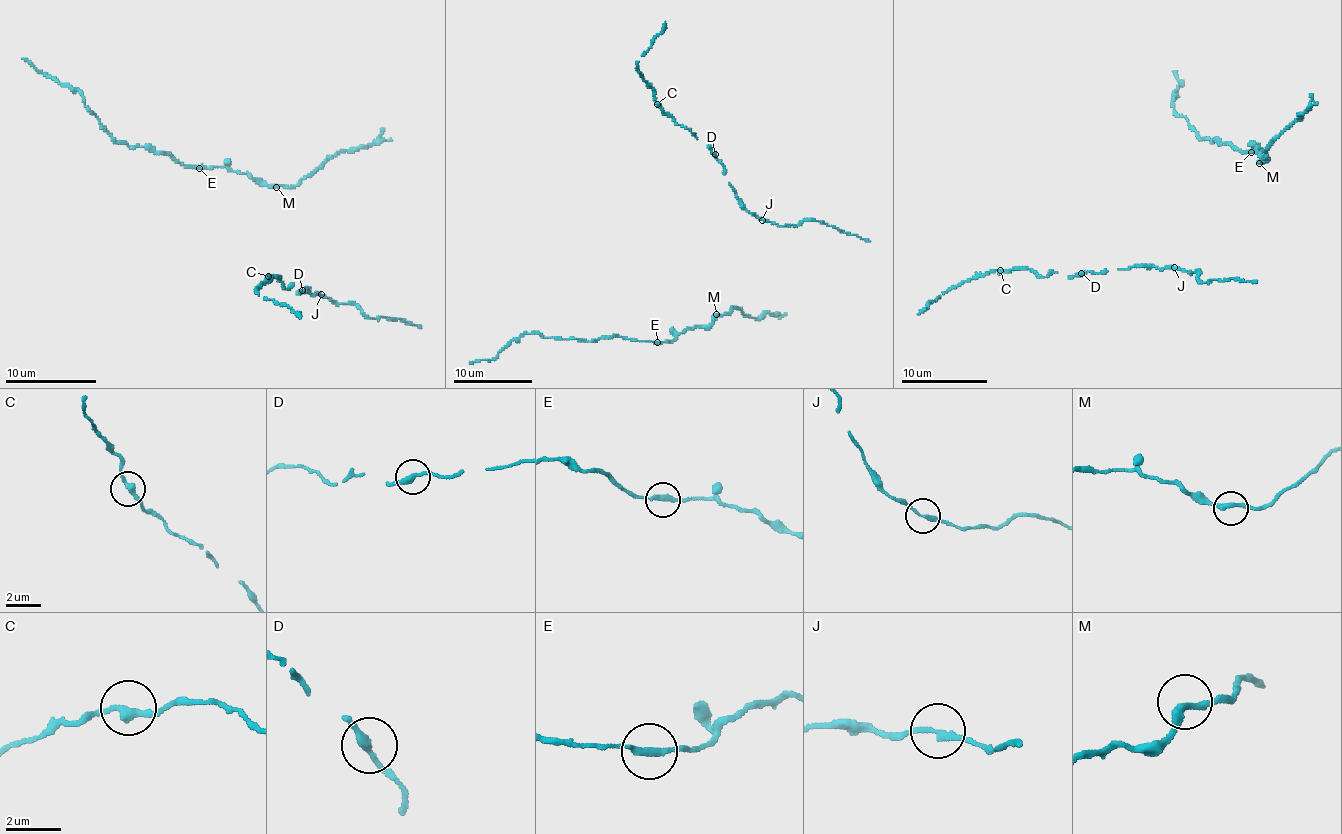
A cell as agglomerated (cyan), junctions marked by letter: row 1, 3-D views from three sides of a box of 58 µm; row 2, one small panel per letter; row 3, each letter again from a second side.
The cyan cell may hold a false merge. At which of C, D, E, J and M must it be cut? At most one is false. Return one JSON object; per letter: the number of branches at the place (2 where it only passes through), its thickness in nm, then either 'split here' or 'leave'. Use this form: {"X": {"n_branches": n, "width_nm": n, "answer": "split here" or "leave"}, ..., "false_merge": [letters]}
{"C": {"n_branches": 2, "width_nm": 260, "answer": "leave"}, "D": {"n_branches": 2, "width_nm": 280, "answer": "leave"}, "E": {"n_branches": 2, "width_nm": 260, "answer": "leave"}, "J": {"n_branches": 2, "width_nm": 170, "answer": "leave"}, "M": {"n_branches": 2, "width_nm": 280, "answer": "leave"}, "false_merge": []}

